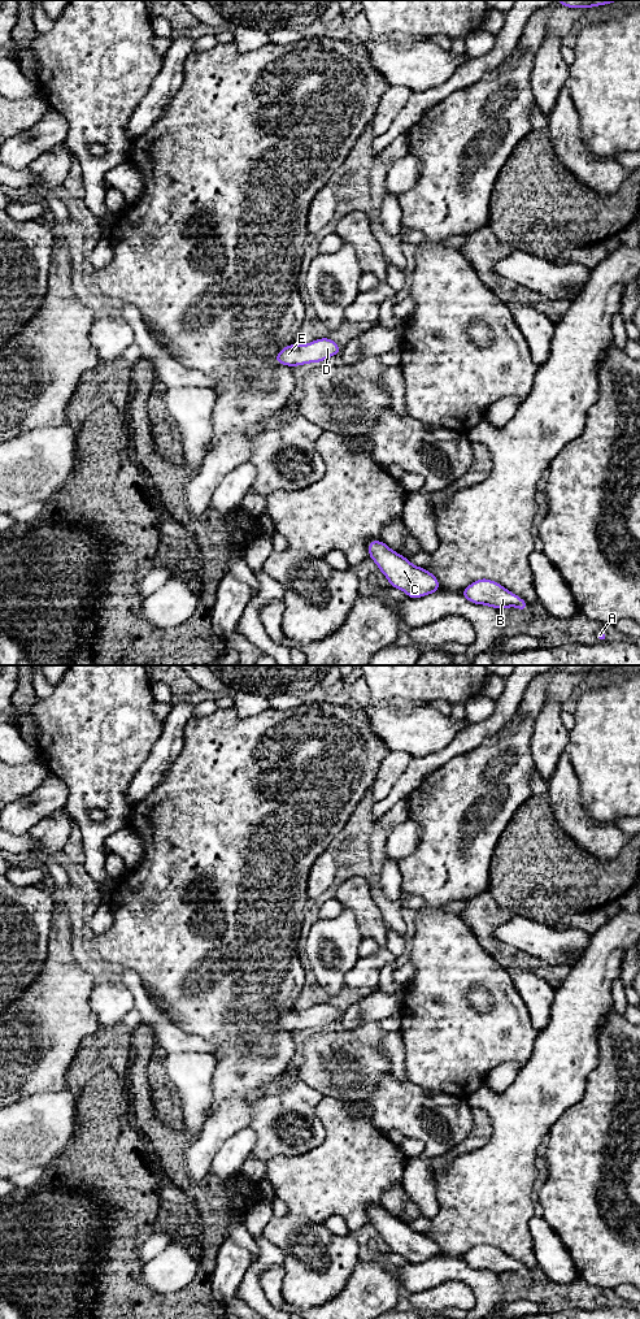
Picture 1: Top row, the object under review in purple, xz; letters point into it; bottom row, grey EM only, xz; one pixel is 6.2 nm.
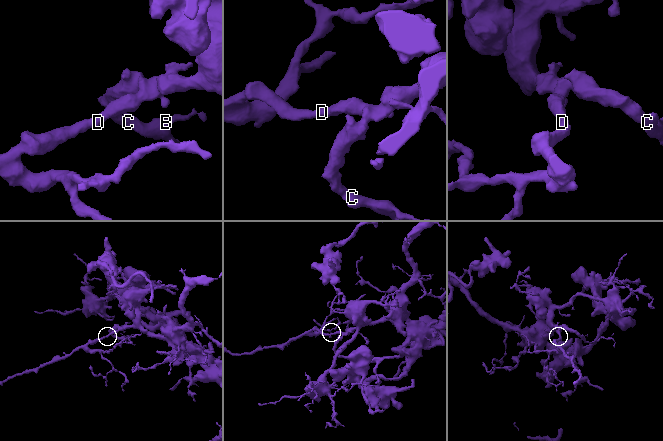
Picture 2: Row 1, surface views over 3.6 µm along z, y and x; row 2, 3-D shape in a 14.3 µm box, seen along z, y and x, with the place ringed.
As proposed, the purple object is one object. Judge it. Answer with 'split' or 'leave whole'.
leave whole

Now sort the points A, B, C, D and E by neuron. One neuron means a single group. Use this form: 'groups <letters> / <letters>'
groups A B C D E

